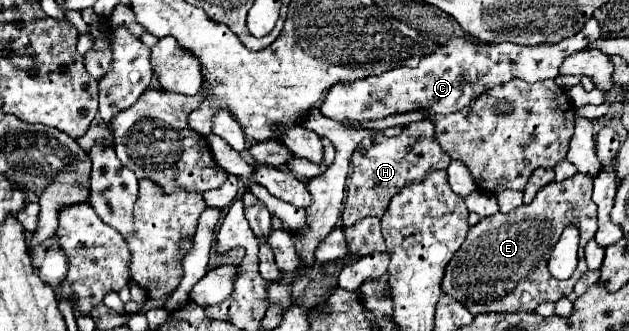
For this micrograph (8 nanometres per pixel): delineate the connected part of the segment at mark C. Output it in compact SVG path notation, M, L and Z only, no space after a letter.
M589 20L579 34L565 38L559 44L487 44L485 48L477 48L475 38L471 36L451 38L449 42L437 46L435 52L423 56L417 68L401 66L381 76L369 76L363 80L333 86L321 104L320 111L324 116L339 122L367 122L415 110L427 110L429 118L435 118L437 114L451 114L465 108L473 98L481 96L485 90L507 84L513 78L521 78L525 82L557 78L561 62L573 52L585 50L597 38L597 20Z

